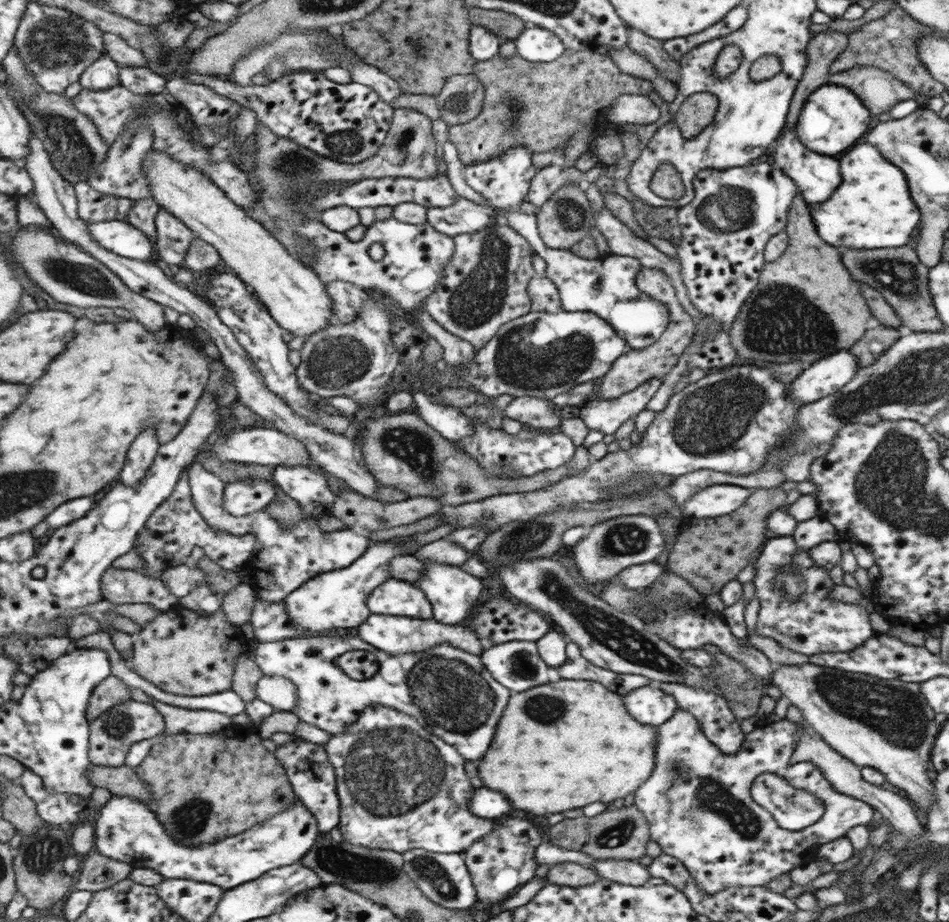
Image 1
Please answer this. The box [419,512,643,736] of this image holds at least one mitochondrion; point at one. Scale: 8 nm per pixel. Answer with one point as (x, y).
(526, 539)

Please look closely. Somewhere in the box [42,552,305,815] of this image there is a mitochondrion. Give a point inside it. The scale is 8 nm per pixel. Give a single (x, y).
(116, 725)

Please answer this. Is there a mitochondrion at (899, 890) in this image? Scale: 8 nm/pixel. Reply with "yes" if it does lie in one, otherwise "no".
no

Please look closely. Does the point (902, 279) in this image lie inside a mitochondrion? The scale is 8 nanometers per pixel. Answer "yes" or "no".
yes

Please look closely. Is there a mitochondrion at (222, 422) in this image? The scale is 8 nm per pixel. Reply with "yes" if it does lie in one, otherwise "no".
no

